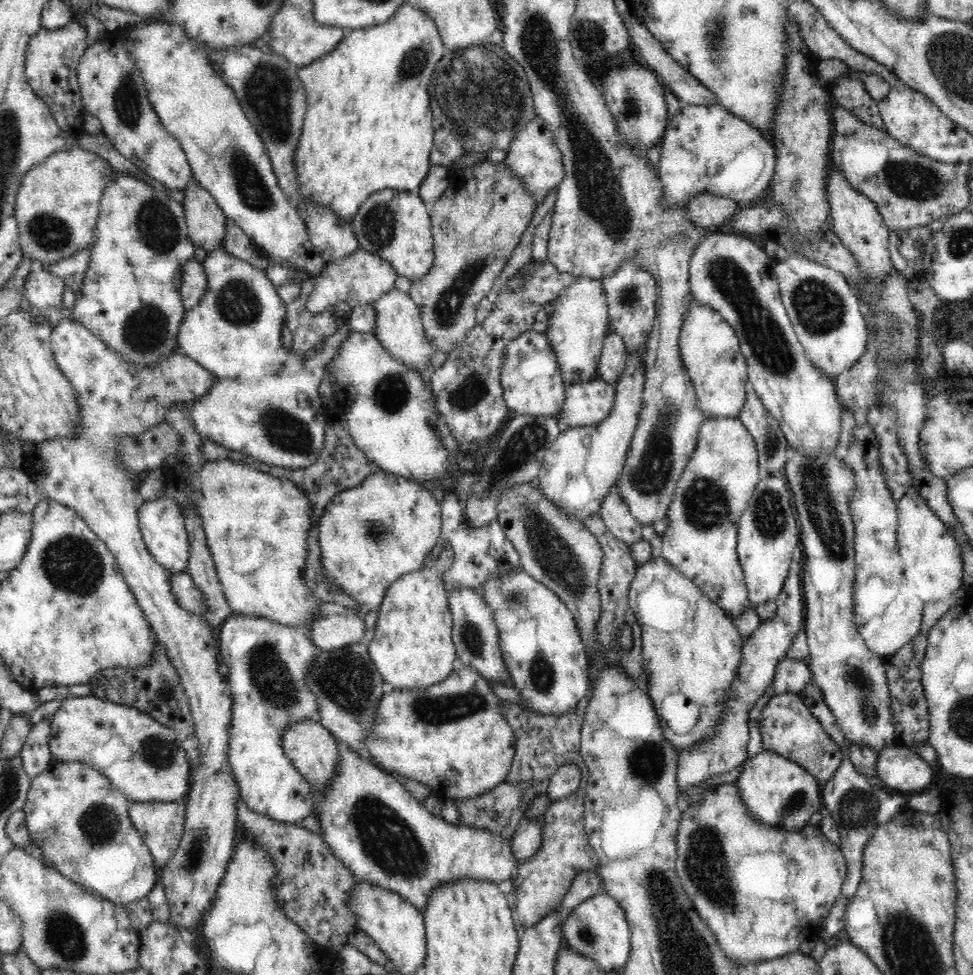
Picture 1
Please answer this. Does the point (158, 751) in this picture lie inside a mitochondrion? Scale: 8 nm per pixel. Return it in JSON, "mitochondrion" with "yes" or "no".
{"mitochondrion":"yes"}

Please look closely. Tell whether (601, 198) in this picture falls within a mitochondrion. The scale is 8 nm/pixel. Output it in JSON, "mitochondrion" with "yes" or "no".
{"mitochondrion":"yes"}

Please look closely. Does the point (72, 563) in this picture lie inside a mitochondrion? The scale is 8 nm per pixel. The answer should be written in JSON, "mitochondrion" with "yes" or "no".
{"mitochondrion":"yes"}

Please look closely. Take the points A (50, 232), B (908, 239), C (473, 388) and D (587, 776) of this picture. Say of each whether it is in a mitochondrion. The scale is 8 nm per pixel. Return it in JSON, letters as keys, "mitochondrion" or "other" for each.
{"A":"mitochondrion","B":"other","C":"mitochondrion","D":"other"}

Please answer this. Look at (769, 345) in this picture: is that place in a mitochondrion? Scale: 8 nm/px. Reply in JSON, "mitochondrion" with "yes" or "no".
{"mitochondrion":"yes"}

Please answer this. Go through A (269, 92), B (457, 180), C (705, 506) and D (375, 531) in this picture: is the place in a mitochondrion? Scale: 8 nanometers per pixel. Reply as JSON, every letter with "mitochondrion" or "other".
{"A":"mitochondrion","B":"other","C":"mitochondrion","D":"mitochondrion"}

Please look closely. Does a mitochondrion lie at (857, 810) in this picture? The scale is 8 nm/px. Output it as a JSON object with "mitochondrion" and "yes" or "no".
{"mitochondrion":"yes"}

